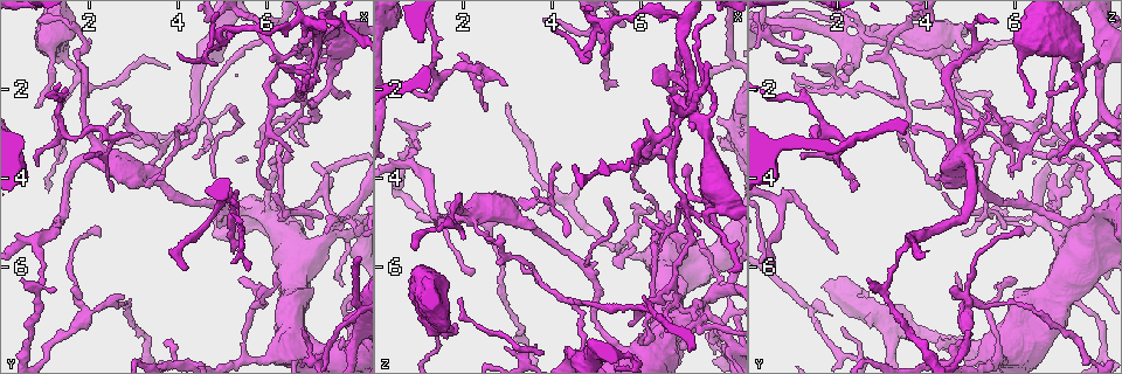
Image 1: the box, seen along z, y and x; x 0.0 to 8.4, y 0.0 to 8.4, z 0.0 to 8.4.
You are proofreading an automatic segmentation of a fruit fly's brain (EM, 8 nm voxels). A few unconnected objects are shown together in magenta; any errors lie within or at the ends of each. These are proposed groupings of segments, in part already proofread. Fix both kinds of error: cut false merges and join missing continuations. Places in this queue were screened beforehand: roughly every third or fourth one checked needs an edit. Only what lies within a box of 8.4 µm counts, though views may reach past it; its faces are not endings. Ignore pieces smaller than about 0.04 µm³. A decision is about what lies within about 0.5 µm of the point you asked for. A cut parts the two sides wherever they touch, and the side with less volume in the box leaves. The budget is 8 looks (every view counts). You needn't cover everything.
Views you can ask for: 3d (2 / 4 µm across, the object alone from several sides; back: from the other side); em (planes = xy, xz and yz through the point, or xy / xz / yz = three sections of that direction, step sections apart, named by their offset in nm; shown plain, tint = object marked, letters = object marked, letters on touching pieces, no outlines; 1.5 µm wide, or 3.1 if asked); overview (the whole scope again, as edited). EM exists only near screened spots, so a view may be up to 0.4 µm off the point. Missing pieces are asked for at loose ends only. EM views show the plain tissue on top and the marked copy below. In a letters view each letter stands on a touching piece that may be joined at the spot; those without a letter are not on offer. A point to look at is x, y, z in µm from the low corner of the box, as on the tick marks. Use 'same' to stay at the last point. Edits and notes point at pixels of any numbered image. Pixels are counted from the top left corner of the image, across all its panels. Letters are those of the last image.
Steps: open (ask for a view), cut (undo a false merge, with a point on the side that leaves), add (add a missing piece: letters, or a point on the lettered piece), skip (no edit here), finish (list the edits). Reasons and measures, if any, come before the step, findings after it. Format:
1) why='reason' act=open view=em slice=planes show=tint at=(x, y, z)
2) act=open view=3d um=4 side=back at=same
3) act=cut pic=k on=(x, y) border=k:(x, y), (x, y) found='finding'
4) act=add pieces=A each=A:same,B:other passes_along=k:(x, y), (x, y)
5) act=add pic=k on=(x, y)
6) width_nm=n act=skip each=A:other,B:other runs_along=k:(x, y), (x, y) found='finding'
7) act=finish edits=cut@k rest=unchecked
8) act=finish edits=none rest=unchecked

why='tapers out' act=open view=em slice=planes show=letters at=(5.70, 3.25, 7.30)

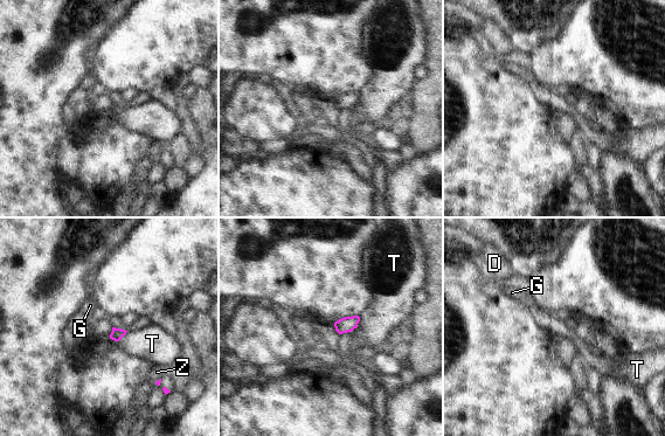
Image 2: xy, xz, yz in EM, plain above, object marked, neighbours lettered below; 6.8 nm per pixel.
width_nm=80 act=skip each=D:other,G:other,T:other,Z:other found='none of them fits'

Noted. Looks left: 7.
why='narrows sharply' act=open view=3d um=2 at=(7.80, 4.85, 6.50)

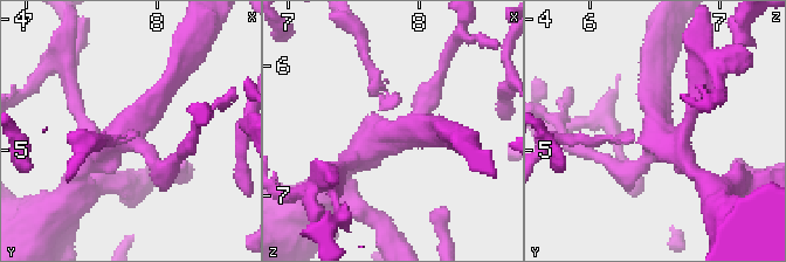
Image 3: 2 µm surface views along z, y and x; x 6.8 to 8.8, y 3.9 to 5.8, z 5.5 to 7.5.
why='shape alone is not enough' act=open view=em slice=planes show=letters at=(7.82, 4.86, 6.50)

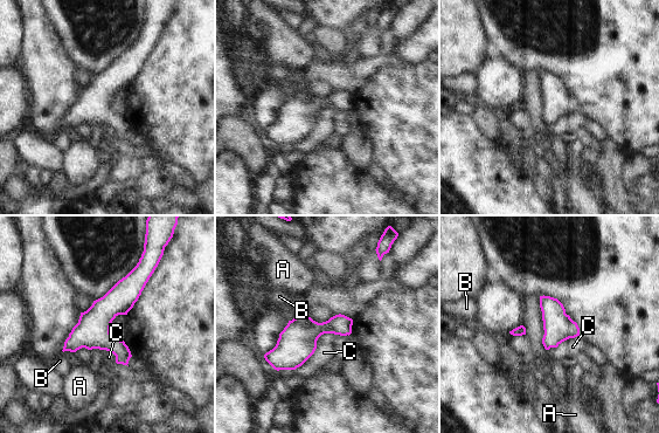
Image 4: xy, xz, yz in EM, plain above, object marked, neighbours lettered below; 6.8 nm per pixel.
act=skip each=A:other,B:other,C:other found='all the same neuron'

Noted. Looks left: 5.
why='sharp bend' act=open view=em slice=planes show=letters at=(1.70, 1.70, 7.35)

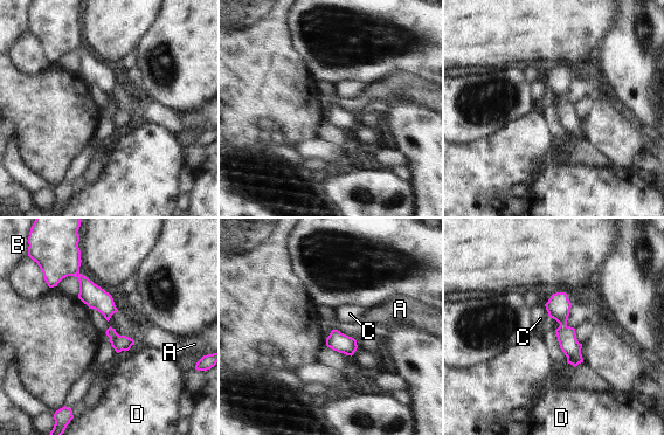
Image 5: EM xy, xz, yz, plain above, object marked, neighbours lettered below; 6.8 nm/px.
longest_contact=C:100nm act=skip each=A:other,B:other,C:other,D:other border=5:(544, 304), (550, 317) found='all the same neuron'

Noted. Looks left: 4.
act=finish edits=none rest=unchecked

